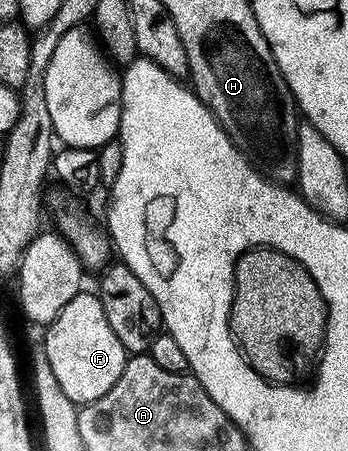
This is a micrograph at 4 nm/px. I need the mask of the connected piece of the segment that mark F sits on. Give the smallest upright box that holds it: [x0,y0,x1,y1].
[42,291,126,407]

